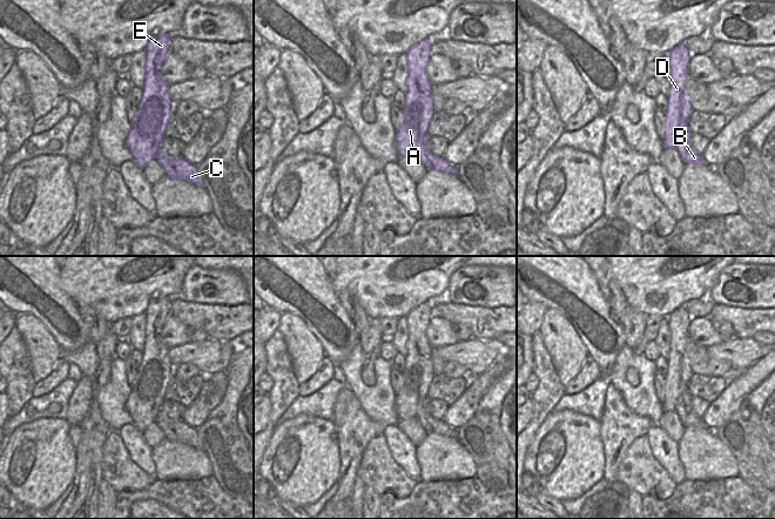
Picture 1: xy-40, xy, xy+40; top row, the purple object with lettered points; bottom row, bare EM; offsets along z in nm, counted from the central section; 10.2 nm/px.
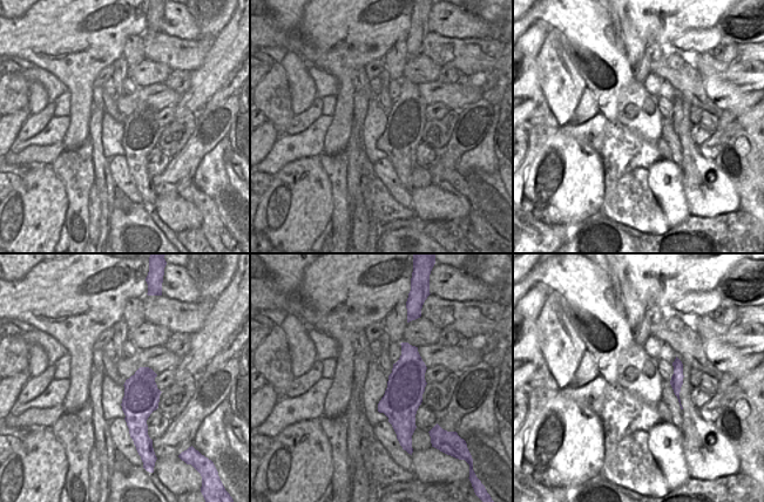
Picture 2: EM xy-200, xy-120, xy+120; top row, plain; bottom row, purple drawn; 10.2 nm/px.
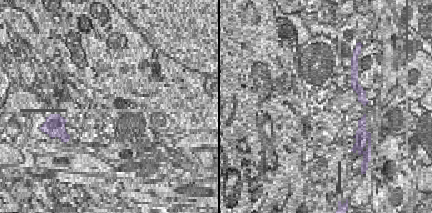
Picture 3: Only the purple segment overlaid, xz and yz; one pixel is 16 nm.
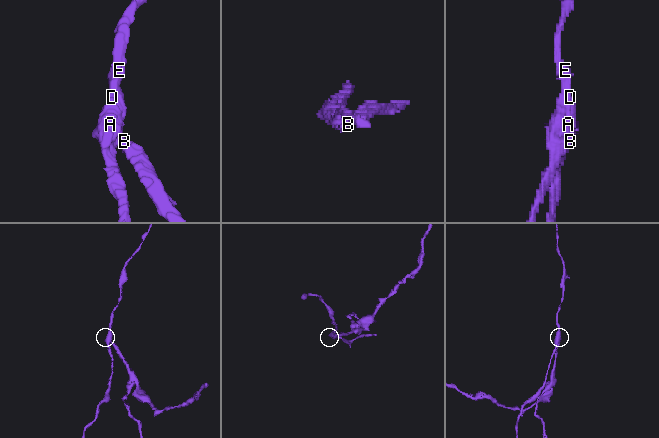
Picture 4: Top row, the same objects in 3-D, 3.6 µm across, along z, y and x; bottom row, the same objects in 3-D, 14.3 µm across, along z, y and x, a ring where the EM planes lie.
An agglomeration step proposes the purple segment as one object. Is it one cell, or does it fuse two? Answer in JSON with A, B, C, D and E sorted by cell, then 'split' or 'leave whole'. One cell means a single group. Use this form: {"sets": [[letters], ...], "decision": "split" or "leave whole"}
{"sets": [["A", "D", "E"], ["B", "C"]], "decision": "split"}

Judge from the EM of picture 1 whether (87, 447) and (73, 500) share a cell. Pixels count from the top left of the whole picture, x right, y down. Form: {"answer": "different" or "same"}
{"answer": "same"}

